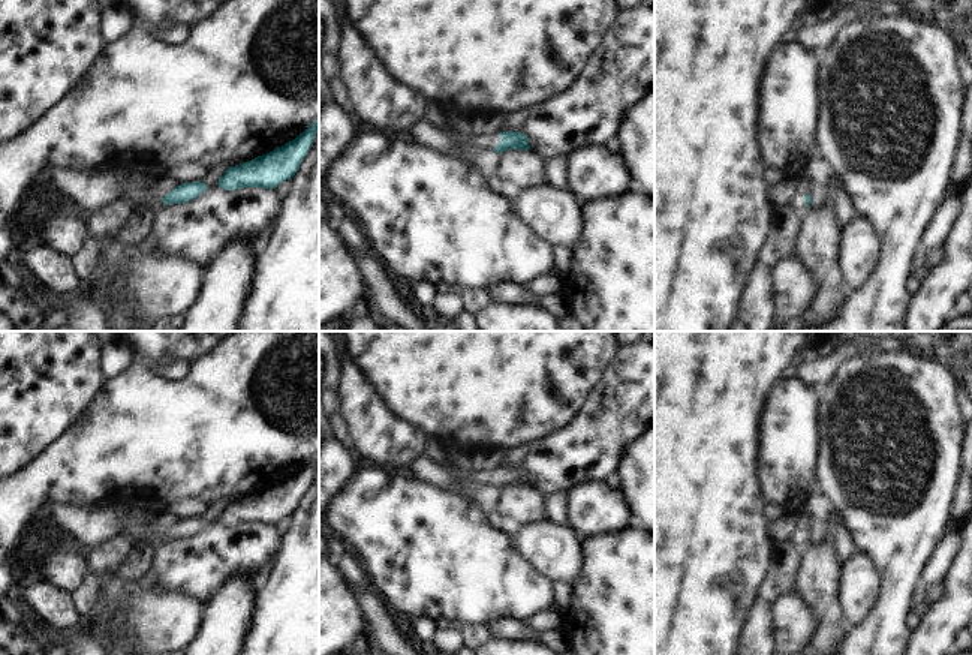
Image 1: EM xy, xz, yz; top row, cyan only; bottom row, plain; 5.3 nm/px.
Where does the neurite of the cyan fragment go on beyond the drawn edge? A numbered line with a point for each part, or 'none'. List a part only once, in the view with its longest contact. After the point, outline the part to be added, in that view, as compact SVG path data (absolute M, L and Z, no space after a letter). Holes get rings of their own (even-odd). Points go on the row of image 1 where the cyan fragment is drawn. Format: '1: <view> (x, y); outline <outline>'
1: xz (478, 141); outline M469 133L467 139L469 139L470 145L475 148L494 148L502 141L502 136L499 133L493 133L493 135Z

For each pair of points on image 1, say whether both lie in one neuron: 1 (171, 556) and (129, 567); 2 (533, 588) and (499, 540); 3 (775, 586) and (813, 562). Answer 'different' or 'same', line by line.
1: different
2: same
3: different

